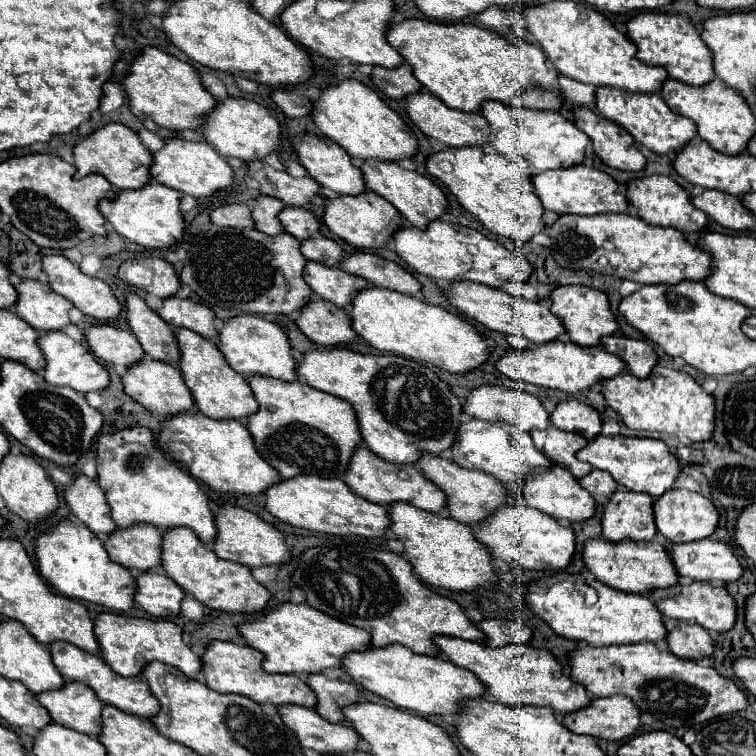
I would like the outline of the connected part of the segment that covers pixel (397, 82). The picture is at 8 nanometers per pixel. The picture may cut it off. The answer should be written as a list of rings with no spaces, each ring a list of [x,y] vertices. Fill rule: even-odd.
[[[401,64],[397,68],[383,68],[383,66],[375,66],[373,74],[371,74],[371,82],[389,98],[401,100],[407,94],[419,92],[421,84],[419,80],[413,76],[411,68],[407,64]]]

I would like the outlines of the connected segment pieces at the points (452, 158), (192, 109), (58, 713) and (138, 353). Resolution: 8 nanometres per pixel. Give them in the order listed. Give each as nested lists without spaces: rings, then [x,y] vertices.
[[[463,146],[431,154],[425,166],[427,172],[441,180],[455,200],[489,232],[517,242],[529,242],[543,230],[543,206],[531,186],[531,170],[523,168],[515,160],[485,150],[483,146]]]
[[[143,48],[131,62],[129,74],[121,80],[129,96],[131,112],[141,120],[153,120],[155,124],[169,130],[195,130],[201,124],[201,118],[211,112],[215,106],[215,98],[203,88],[197,70],[177,60],[171,54],[165,54],[157,48]]]
[[[65,682],[59,690],[35,696],[53,722],[85,734],[101,732],[101,700],[83,682]]]
[[[91,324],[85,328],[85,338],[91,352],[107,364],[131,366],[145,354],[131,330],[121,330],[113,324]]]

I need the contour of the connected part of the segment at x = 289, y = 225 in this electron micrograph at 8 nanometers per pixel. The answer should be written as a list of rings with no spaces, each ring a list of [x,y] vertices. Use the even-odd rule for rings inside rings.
[[[285,206],[279,212],[279,222],[283,224],[283,230],[297,240],[307,240],[319,236],[319,220],[305,208],[299,206]]]

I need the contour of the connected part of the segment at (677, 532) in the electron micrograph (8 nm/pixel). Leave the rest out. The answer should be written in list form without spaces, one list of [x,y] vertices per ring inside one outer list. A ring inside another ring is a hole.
[[[671,488],[663,496],[657,496],[653,502],[653,516],[657,530],[669,540],[669,542],[691,542],[699,538],[707,538],[715,532],[719,514],[713,506],[713,502],[697,492],[685,490],[685,488]]]

